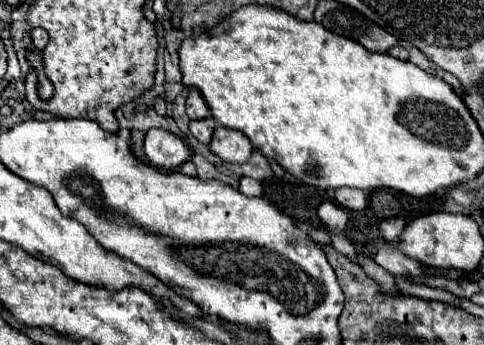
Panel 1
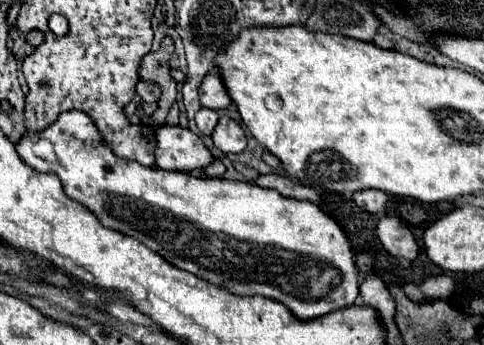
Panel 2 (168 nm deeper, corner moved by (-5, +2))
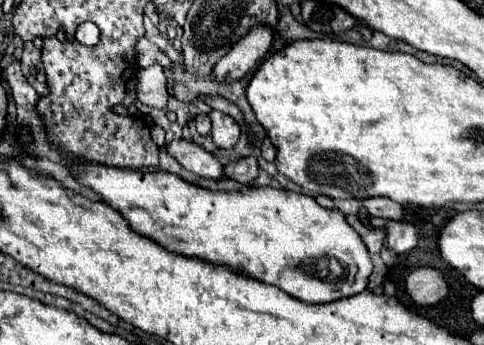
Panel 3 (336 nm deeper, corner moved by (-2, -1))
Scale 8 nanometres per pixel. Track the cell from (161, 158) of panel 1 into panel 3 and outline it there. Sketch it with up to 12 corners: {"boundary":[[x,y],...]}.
{"boundary":[[172,141],[166,149],[204,179],[226,177],[224,165],[200,145]]}

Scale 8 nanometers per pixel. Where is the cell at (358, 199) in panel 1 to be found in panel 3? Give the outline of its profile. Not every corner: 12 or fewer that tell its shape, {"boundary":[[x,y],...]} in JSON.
{"boundary":[[388,197],[362,203],[374,217],[402,219],[402,205]]}

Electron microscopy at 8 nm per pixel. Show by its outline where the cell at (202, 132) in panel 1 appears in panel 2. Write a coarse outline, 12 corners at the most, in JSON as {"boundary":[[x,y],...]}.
{"boundary":[[201,108],[195,122],[201,134],[211,134],[219,114]]}

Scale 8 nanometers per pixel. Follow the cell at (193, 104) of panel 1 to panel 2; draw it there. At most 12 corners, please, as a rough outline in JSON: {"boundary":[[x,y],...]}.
{"boundary":[[217,70],[203,78],[203,108],[225,110],[231,104]]}

